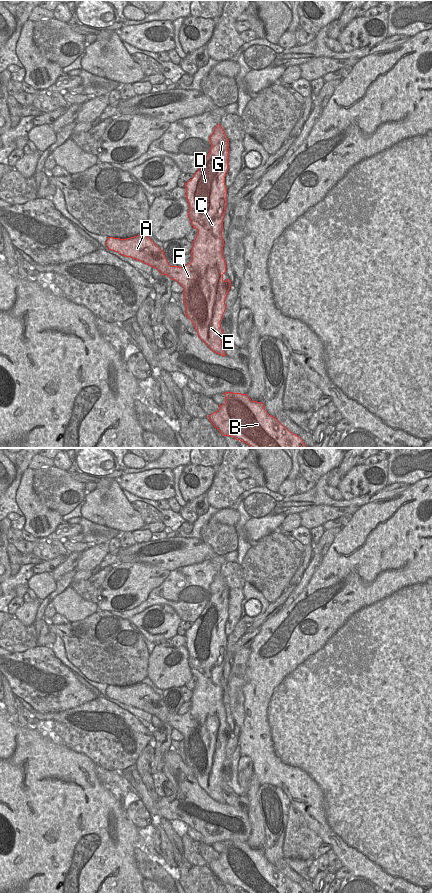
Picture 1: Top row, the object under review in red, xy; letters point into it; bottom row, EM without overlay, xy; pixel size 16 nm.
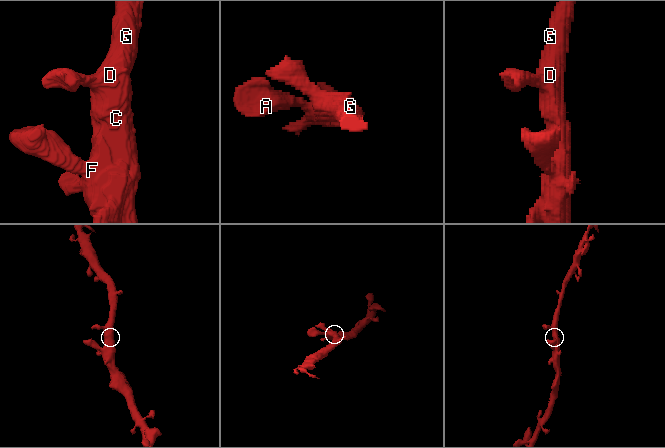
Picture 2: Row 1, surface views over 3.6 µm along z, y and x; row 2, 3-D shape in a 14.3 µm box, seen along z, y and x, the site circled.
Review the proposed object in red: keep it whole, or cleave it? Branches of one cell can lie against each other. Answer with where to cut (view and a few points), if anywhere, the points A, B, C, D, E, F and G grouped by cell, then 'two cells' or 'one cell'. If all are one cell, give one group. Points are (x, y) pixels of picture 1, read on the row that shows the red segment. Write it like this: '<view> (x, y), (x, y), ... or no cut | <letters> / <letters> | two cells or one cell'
no cut | A B C D E F G | one cell

